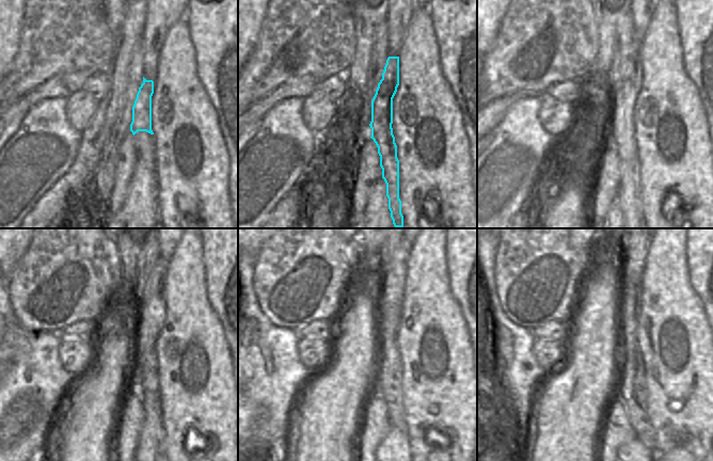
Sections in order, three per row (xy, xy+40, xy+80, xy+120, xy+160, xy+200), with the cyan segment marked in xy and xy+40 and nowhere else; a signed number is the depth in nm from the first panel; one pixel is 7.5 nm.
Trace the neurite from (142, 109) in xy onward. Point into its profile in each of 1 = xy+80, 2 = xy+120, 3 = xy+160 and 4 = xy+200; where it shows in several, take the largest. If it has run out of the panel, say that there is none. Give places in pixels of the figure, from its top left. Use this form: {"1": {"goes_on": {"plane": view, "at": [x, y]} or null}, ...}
{"1": {"goes_on": {"plane": "xy+80", "at": [623, 94]}}, "2": {"goes_on": {"plane": "xy+120", "at": [152, 445]}}, "3": {"goes_on": {"plane": "xy+160", "at": [393, 280]}}, "4": {"goes_on": {"plane": "xy+200", "at": [635, 256]}}}

